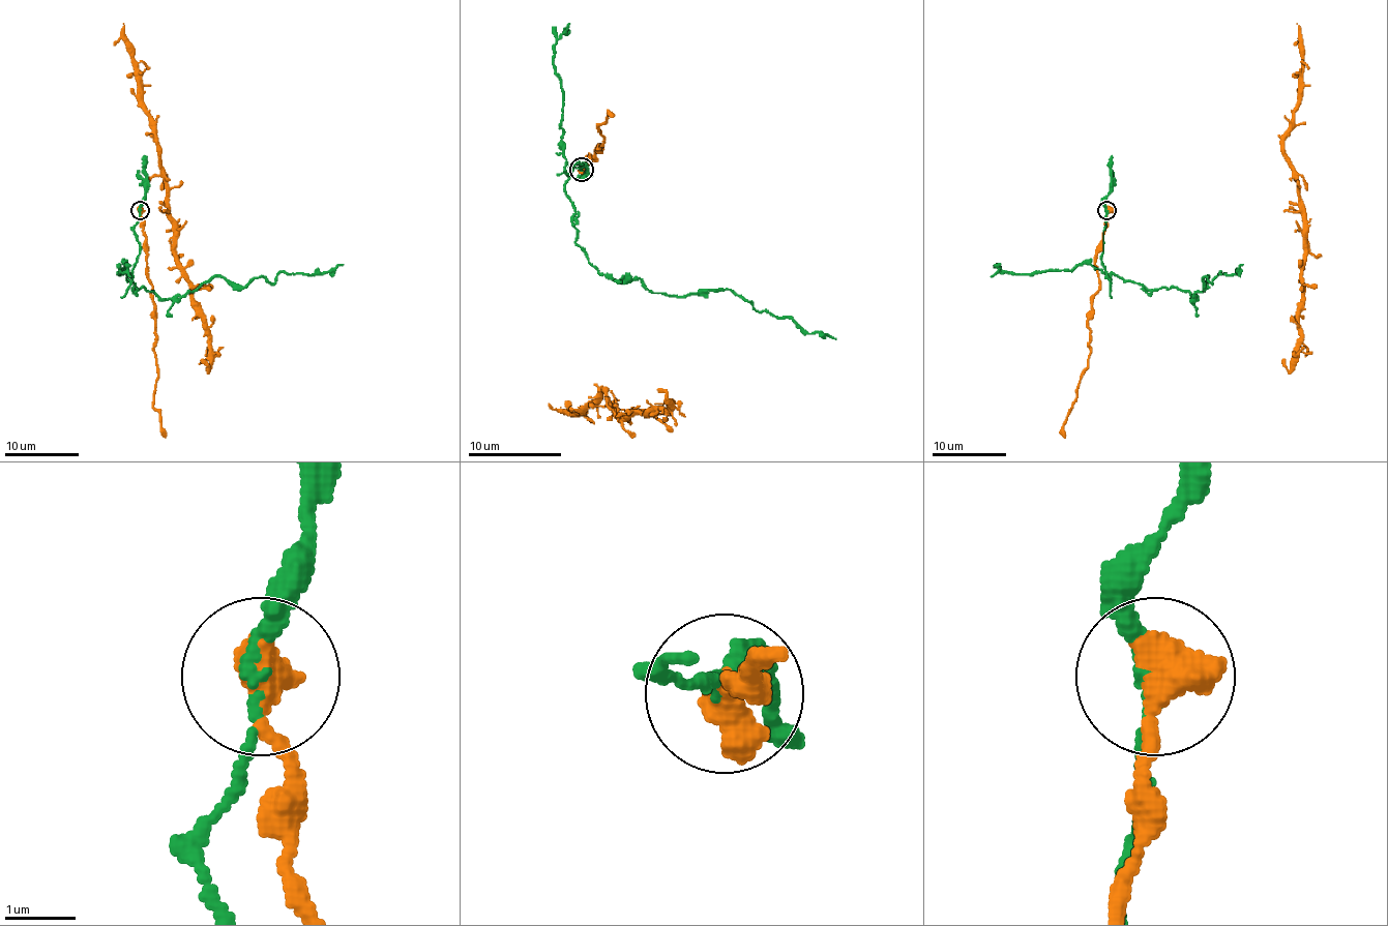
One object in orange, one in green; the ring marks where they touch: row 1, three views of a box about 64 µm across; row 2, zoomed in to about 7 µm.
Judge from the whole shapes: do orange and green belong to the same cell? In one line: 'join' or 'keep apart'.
keep apart

